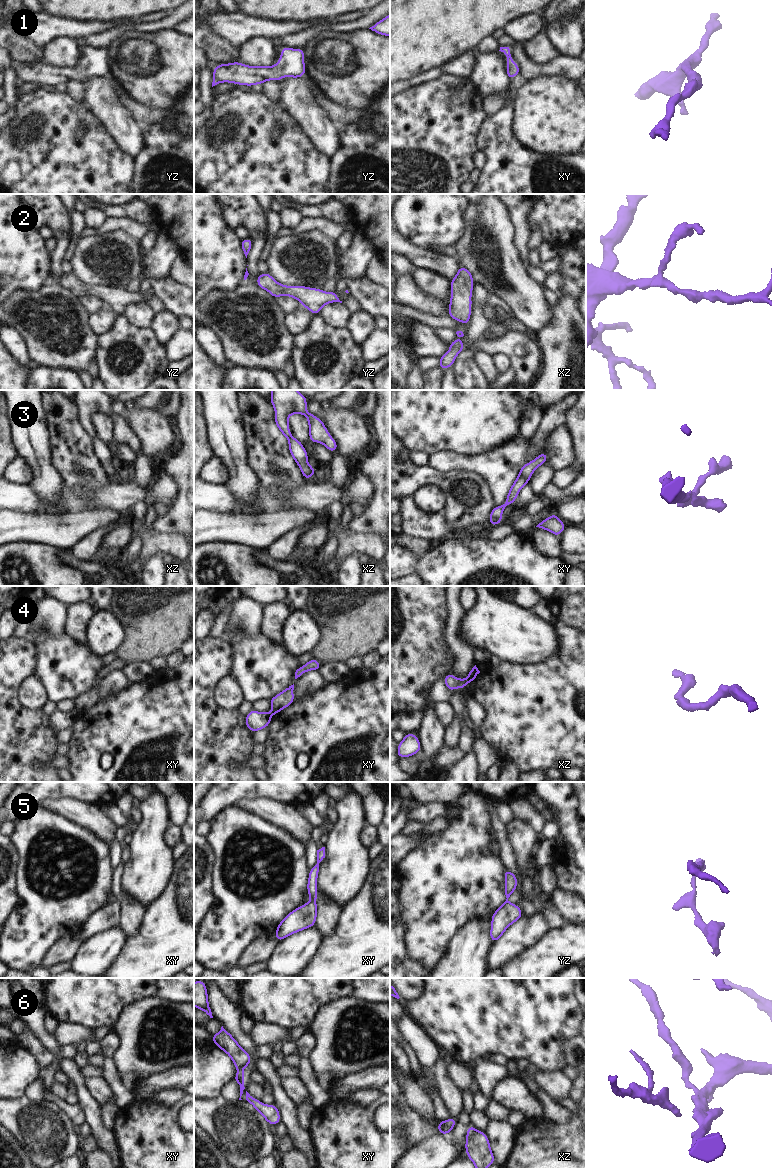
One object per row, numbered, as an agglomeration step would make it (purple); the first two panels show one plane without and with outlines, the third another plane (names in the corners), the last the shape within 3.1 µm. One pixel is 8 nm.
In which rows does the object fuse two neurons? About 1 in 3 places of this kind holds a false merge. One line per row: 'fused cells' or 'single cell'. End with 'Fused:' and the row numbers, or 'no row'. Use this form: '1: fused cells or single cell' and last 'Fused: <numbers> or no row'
1: single cell
2: single cell
3: single cell
4: fused cells
5: single cell
6: single cell
Fused: 4

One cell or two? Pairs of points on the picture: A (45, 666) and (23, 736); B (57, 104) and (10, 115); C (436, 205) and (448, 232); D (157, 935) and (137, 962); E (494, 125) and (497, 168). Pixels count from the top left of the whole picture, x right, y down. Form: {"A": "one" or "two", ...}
{"A": "two", "B": "two", "C": "one", "D": "one", "E": "one"}

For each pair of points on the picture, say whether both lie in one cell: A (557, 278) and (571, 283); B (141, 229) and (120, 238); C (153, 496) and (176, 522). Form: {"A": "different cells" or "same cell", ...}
{"A": "different cells", "B": "different cells", "C": "different cells"}

